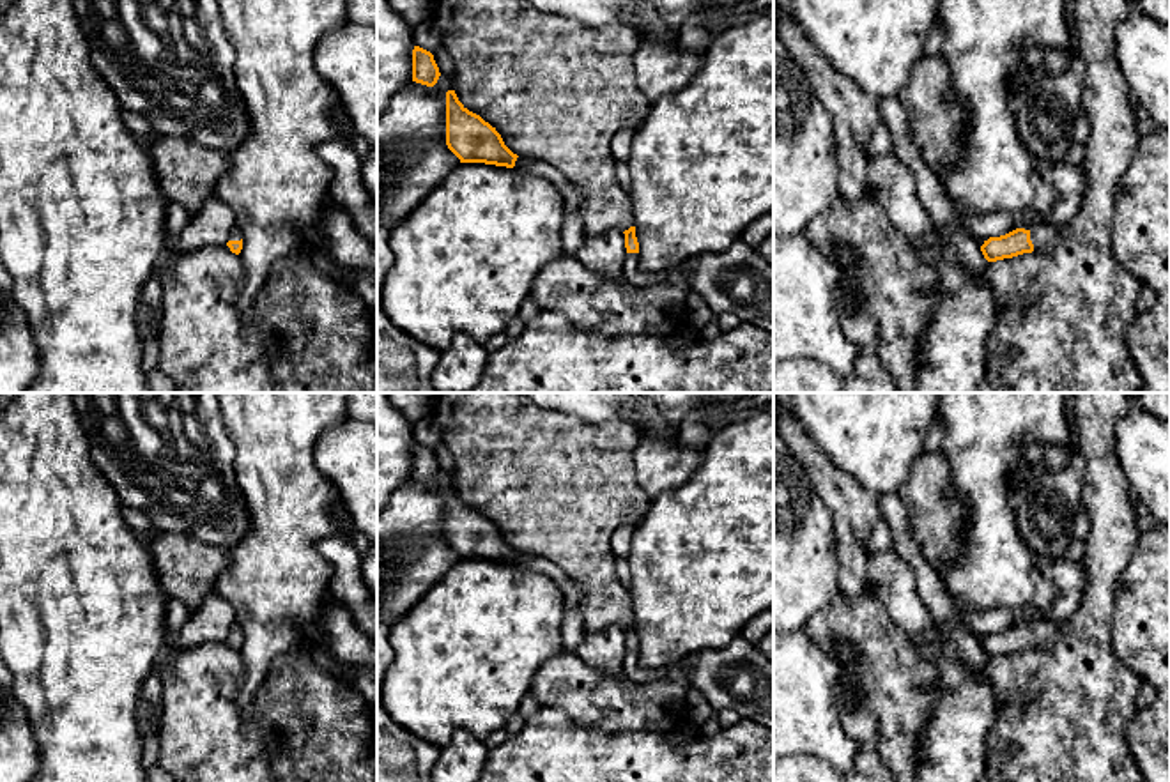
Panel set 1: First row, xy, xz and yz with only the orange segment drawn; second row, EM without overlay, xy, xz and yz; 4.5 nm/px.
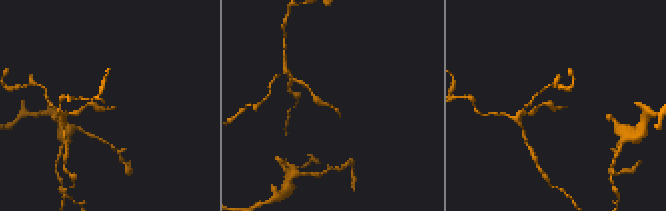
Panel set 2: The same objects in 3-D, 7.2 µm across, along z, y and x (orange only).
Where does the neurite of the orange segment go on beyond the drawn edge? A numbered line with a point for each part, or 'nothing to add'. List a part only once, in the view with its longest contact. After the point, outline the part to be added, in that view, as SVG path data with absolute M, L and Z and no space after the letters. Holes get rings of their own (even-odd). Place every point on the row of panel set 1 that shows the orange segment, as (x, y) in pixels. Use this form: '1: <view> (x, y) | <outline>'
1: yz (1045, 237) | M1041 226L1035 230L1030 230L1030 241L1034 244L1034 251L1050 251L1060 237L1058 226Z

